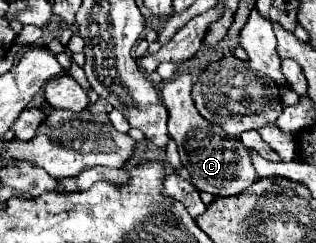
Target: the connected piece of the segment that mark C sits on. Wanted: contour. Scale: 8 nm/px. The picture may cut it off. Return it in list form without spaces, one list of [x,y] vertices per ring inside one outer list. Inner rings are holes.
[[[187,69],[177,71],[161,87],[161,97],[169,111],[169,135],[171,139],[175,139],[181,163],[189,171],[197,191],[207,191],[207,193],[213,193],[215,197],[239,195],[251,183],[255,183],[259,175],[253,169],[247,147],[239,139],[227,135],[219,125],[205,121],[195,109],[193,99],[191,99],[191,89],[197,77],[199,77],[197,71],[187,71]]]

